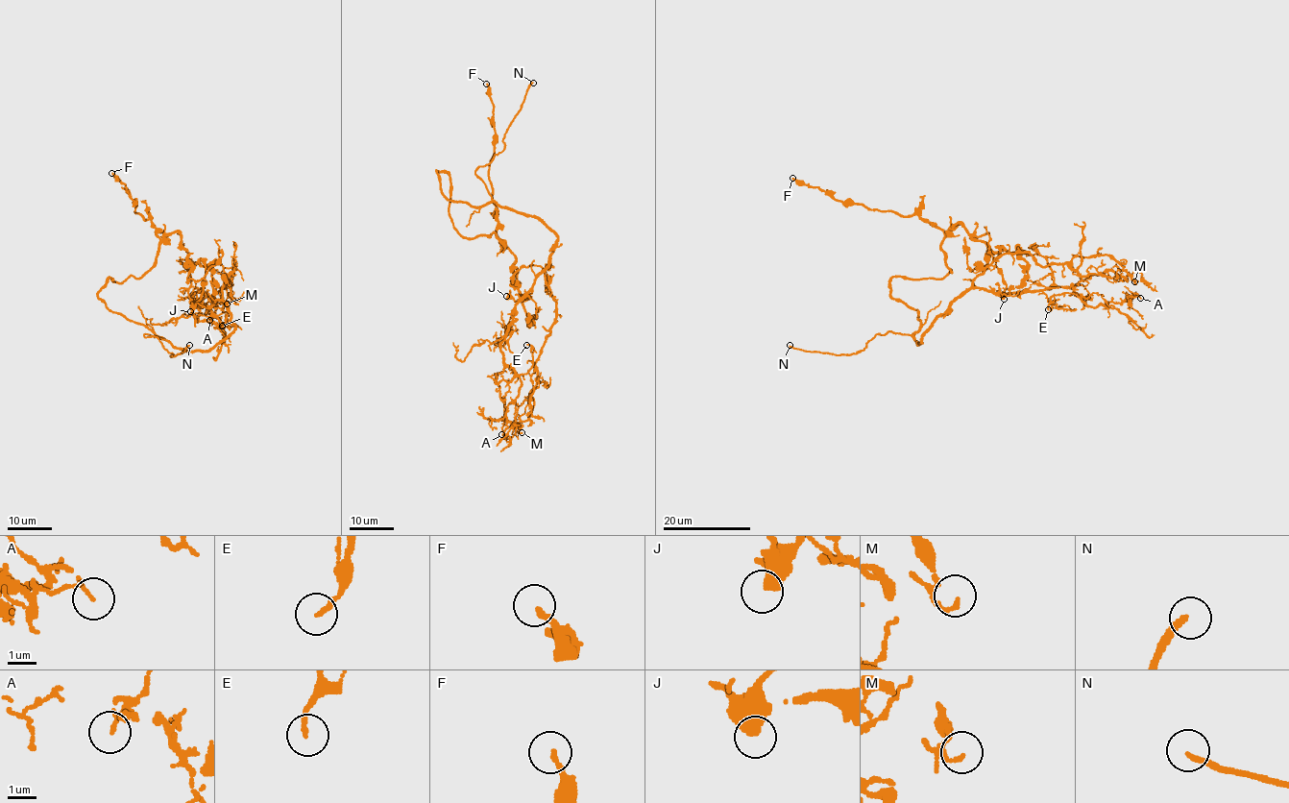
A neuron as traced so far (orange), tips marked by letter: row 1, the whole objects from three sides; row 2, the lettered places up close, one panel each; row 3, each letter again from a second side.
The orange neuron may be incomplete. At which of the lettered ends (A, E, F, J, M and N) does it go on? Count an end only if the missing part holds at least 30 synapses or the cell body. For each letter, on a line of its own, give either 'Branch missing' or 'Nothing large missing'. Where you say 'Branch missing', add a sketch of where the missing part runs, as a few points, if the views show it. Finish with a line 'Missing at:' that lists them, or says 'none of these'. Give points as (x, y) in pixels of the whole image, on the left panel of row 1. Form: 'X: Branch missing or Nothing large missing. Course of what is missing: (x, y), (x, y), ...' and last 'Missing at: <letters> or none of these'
A: Nothing large missing
E: Nothing large missing
F: Nothing large missing
J: Nothing large missing
M: Nothing large missing
N: Branch missing. Course of what is missing: (189, 345), (206, 328), (231, 349), (282, 428), (278, 443), (262, 456), (279, 463), (290, 448)
Missing at: N

